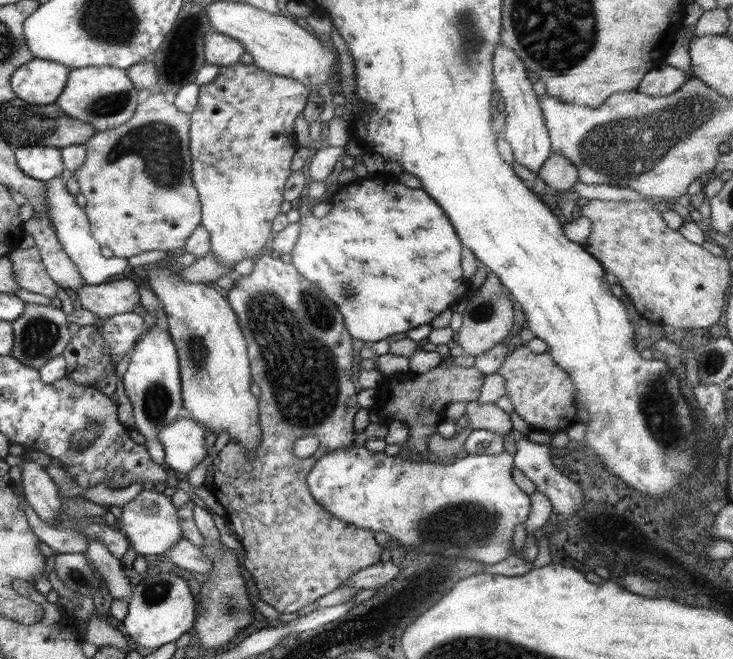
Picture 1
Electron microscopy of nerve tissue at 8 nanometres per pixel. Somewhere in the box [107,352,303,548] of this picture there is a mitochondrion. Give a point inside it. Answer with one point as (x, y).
(156, 396)

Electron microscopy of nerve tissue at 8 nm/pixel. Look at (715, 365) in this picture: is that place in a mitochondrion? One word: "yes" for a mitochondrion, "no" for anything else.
yes

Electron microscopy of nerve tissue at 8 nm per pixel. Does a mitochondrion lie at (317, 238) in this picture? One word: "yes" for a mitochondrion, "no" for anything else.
no

